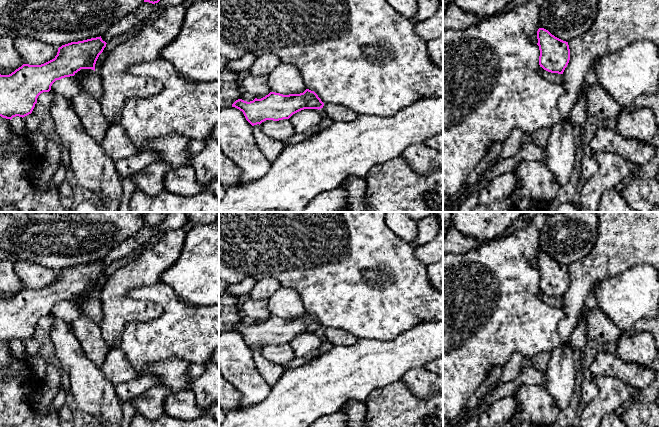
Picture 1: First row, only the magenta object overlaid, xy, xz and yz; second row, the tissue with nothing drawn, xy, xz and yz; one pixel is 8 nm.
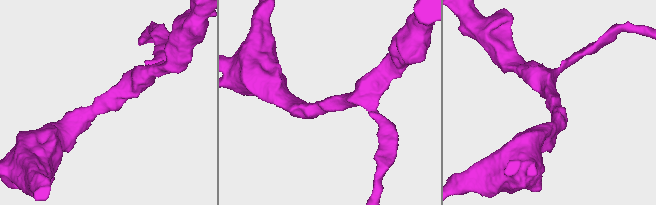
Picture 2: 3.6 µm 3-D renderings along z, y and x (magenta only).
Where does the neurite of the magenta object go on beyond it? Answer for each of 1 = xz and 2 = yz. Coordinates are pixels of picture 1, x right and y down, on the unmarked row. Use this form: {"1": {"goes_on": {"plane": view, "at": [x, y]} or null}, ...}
{"1": {"goes_on": null}, "2": {"goes_on": null}}

